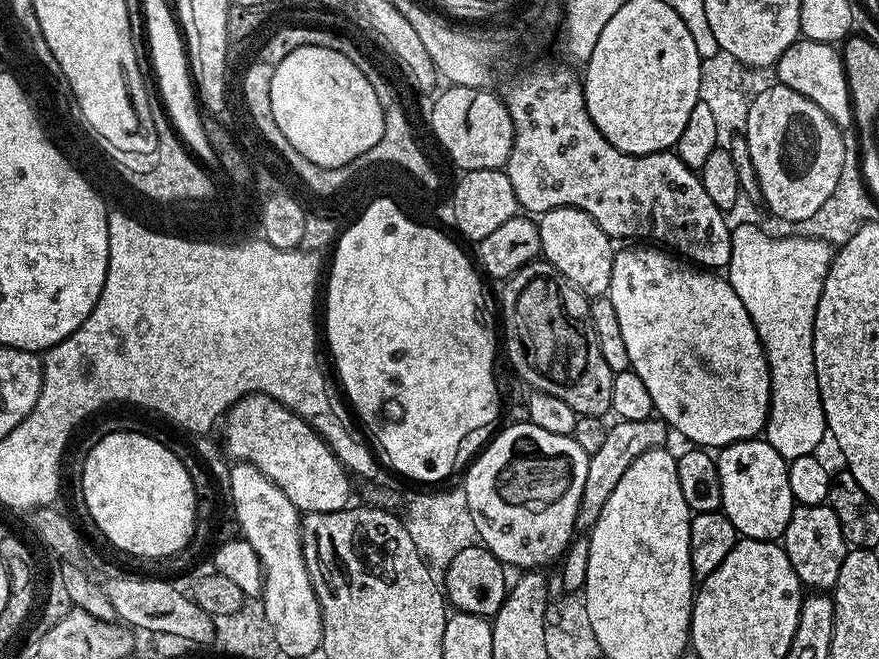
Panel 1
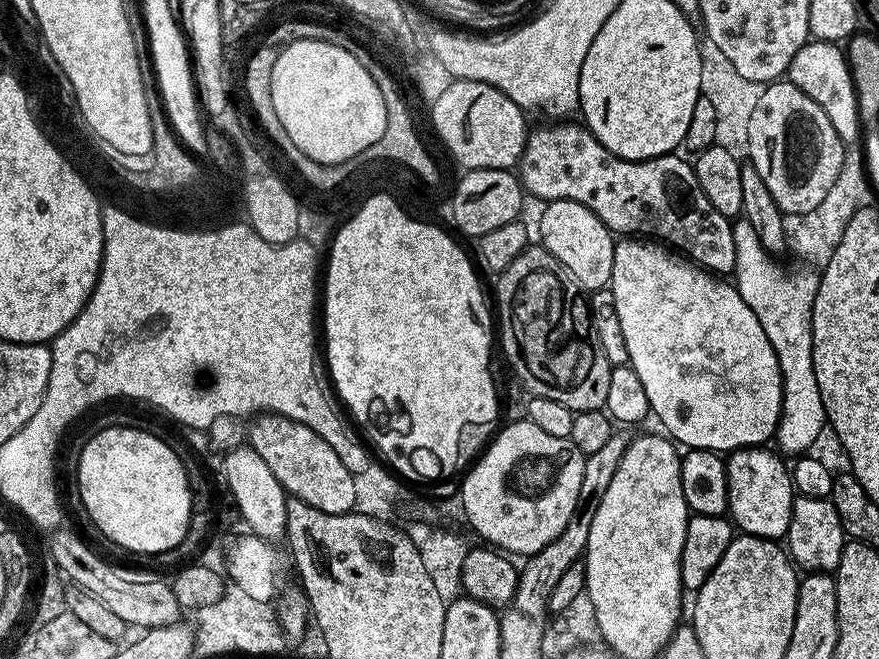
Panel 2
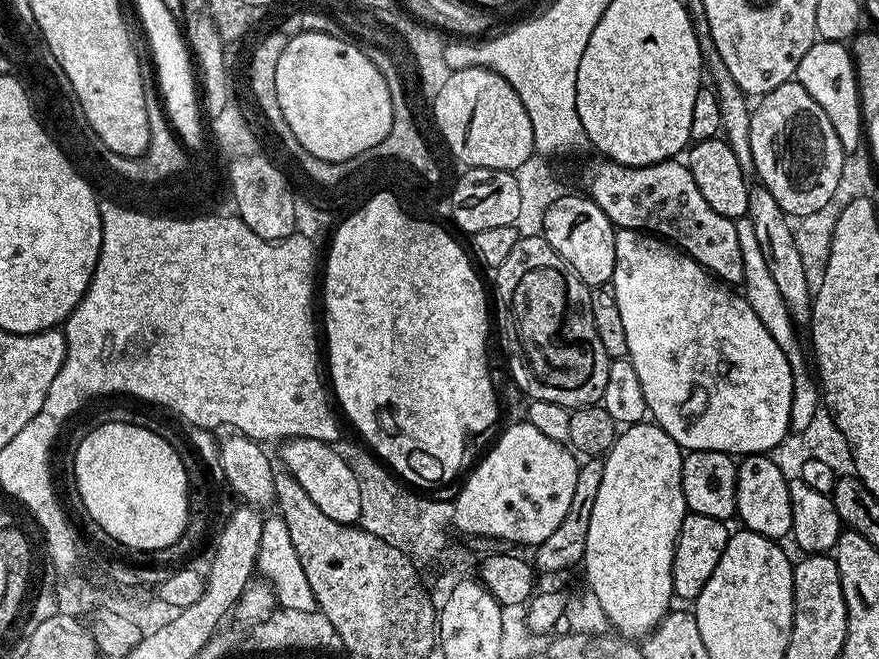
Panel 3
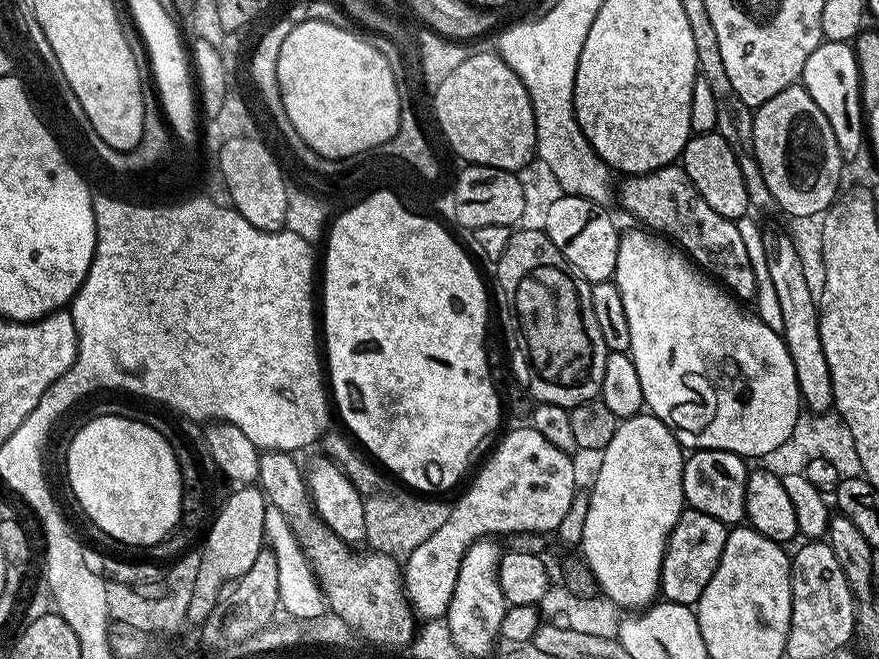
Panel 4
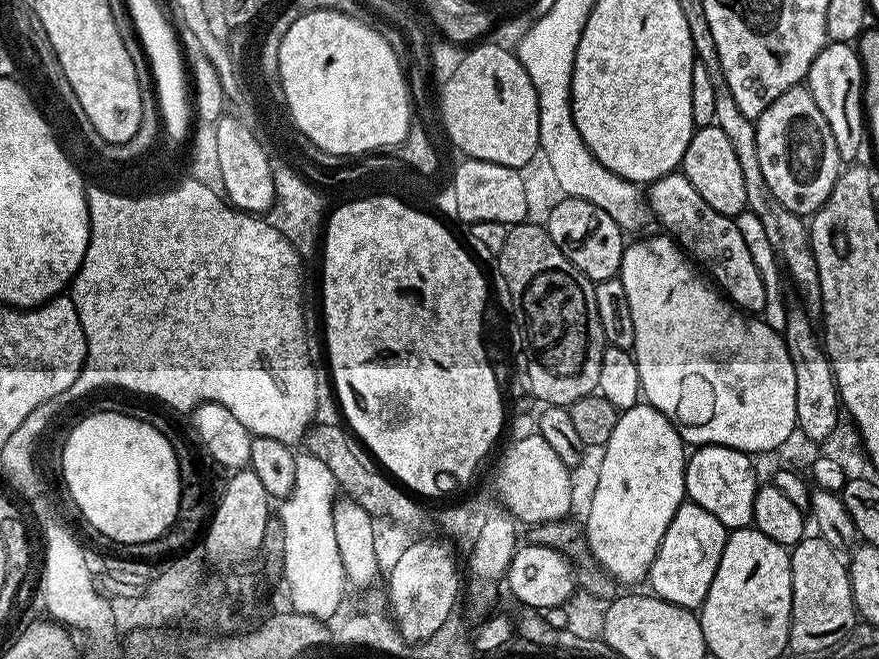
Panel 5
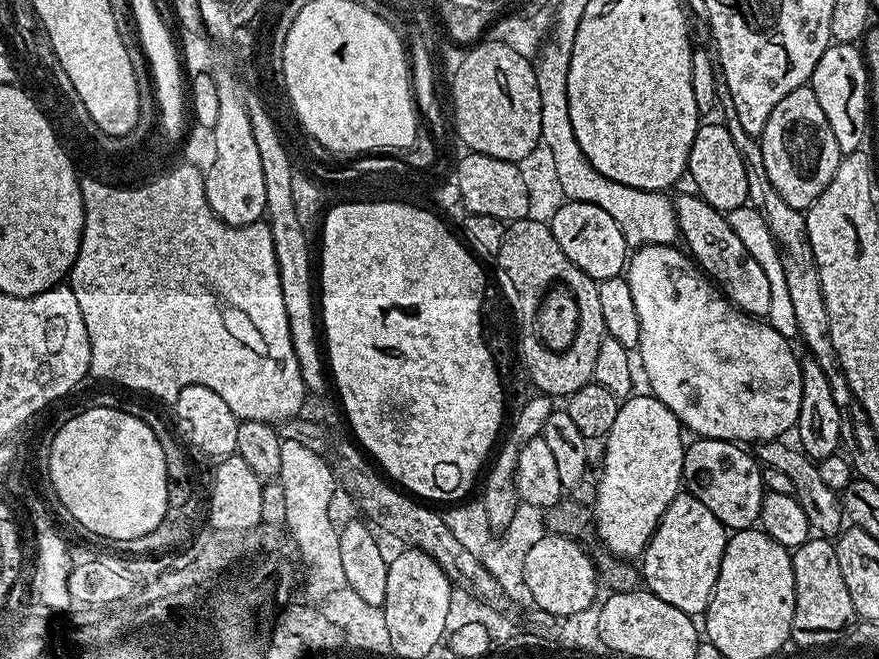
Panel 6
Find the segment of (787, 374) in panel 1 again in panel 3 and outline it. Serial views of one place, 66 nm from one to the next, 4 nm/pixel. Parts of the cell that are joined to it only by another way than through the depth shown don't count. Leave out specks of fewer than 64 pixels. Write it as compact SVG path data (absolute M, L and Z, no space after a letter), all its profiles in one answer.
M747 218L737 220L736 229L738 230L738 246L742 250L742 266L744 267L743 295L746 297L748 305L754 310L754 314L758 314L762 326L766 326L766 330L770 330L770 338L774 338L774 342L778 342L778 346L782 346L782 354L786 354L792 367L794 398L790 402L790 422L792 423L791 431L799 434L805 432L812 425L817 412L821 411L822 393L809 365L808 368L804 365L804 352L800 349L799 338L796 337L798 328L793 323L791 314L788 313L787 306L784 305L782 294L778 292L778 288L766 268L750 220Z

